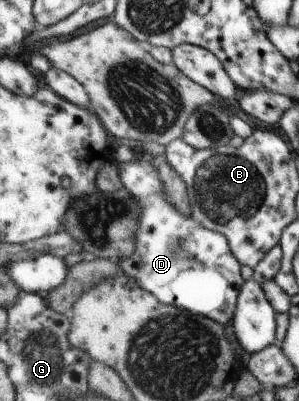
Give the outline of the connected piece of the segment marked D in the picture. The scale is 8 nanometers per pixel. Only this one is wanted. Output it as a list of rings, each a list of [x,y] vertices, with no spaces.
[[[151,161],[120,163],[118,174],[141,208],[139,232],[135,234],[137,248],[133,256],[118,262],[119,273],[133,278],[163,304],[213,319],[227,328],[244,283],[239,261],[233,256],[227,238],[187,218],[167,200],[163,182]]]

